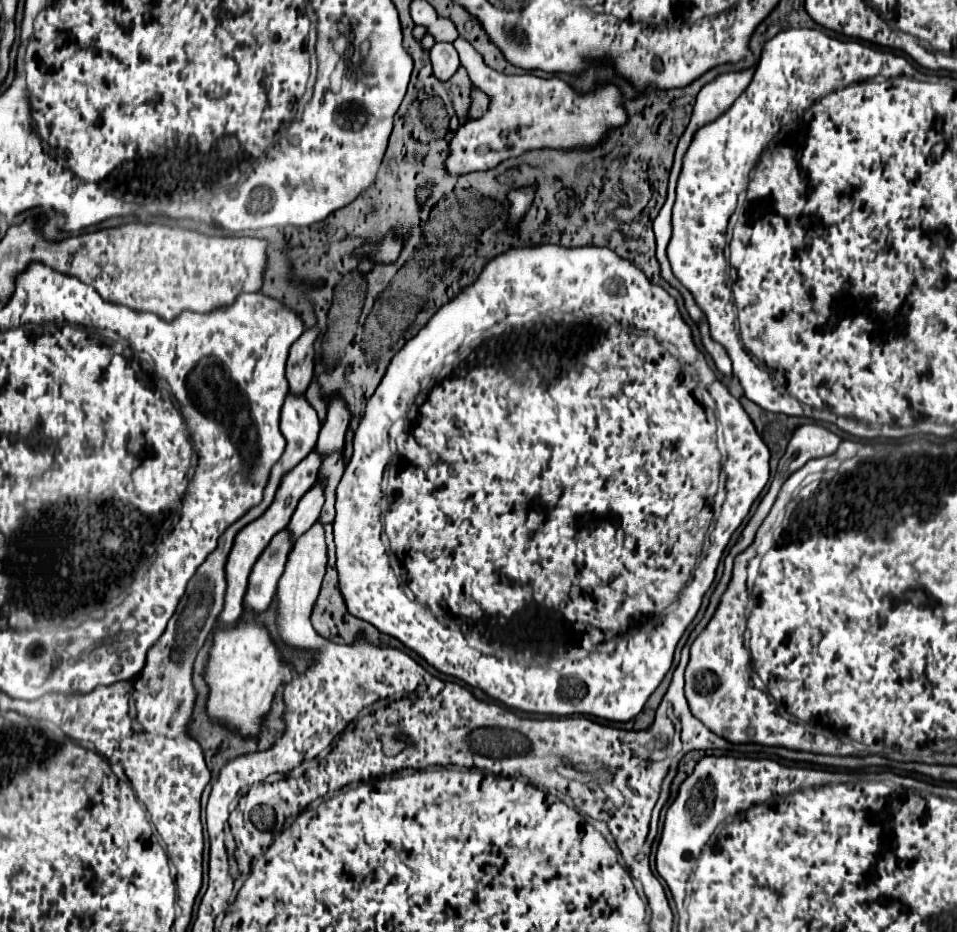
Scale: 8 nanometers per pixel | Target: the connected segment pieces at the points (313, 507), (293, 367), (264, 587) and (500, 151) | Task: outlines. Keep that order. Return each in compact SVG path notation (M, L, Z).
M323 482L315 484L297 504L297 510L289 522L289 530L293 532L293 540L299 538L299 534L305 532L305 528L309 528L311 524L315 524L319 520L321 508L325 504L325 494L323 494Z
M307 328L299 340L289 350L287 360L287 380L291 392L303 394L313 378L313 366L315 366L315 340L319 336L319 328Z
M285 528L277 536L273 536L269 546L255 562L253 572L249 576L249 588L245 594L245 606L251 608L253 612L259 614L269 608L277 592L277 582L285 570L285 560L291 548L293 548L291 532Z
M457 38L453 46L459 52L461 64L467 68L473 84L487 94L489 108L481 118L463 124L451 140L451 156L447 160L447 170L451 174L489 170L529 148L594 148L607 128L619 128L619 124L627 122L617 86L603 86L593 94L583 96L559 78L545 80L533 74L499 74L487 68L481 54L477 54L463 38Z

